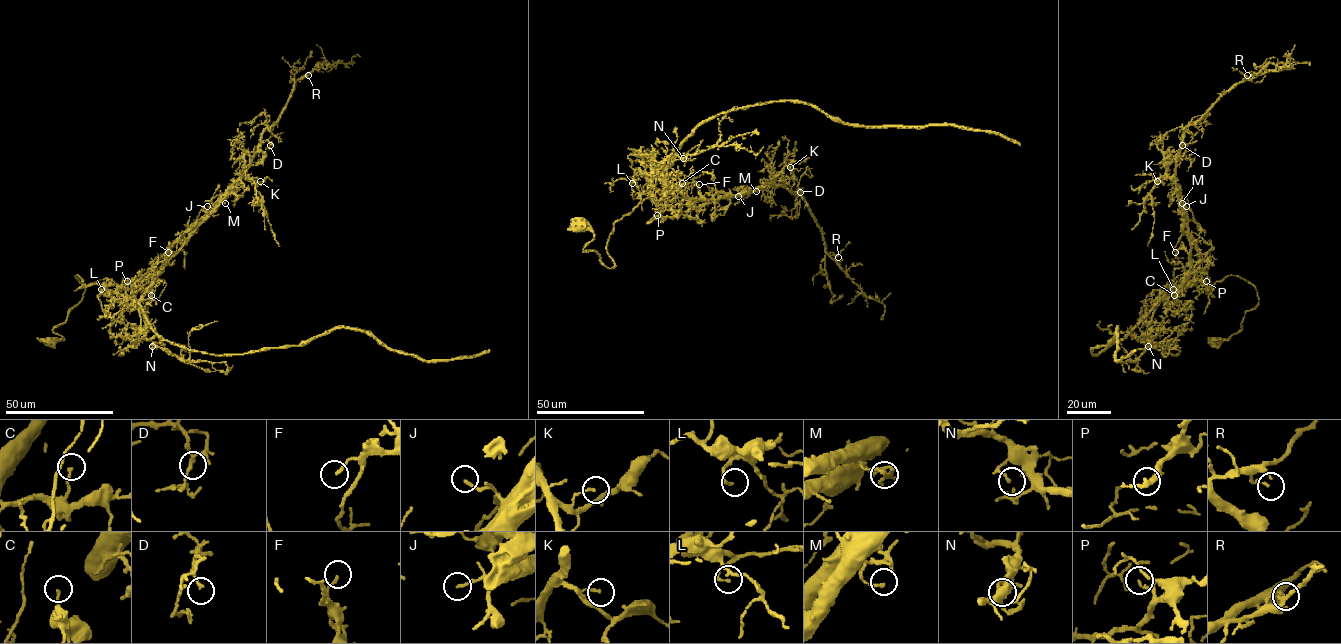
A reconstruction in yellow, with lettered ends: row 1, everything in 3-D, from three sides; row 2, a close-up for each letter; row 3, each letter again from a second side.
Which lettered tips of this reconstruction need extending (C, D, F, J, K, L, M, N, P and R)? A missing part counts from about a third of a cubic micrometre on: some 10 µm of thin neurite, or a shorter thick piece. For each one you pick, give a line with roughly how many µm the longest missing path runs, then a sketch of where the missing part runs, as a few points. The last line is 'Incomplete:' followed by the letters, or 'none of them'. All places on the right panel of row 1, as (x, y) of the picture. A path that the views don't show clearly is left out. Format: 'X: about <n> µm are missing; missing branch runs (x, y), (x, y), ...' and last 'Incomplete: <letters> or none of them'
Incomplete: none of them

